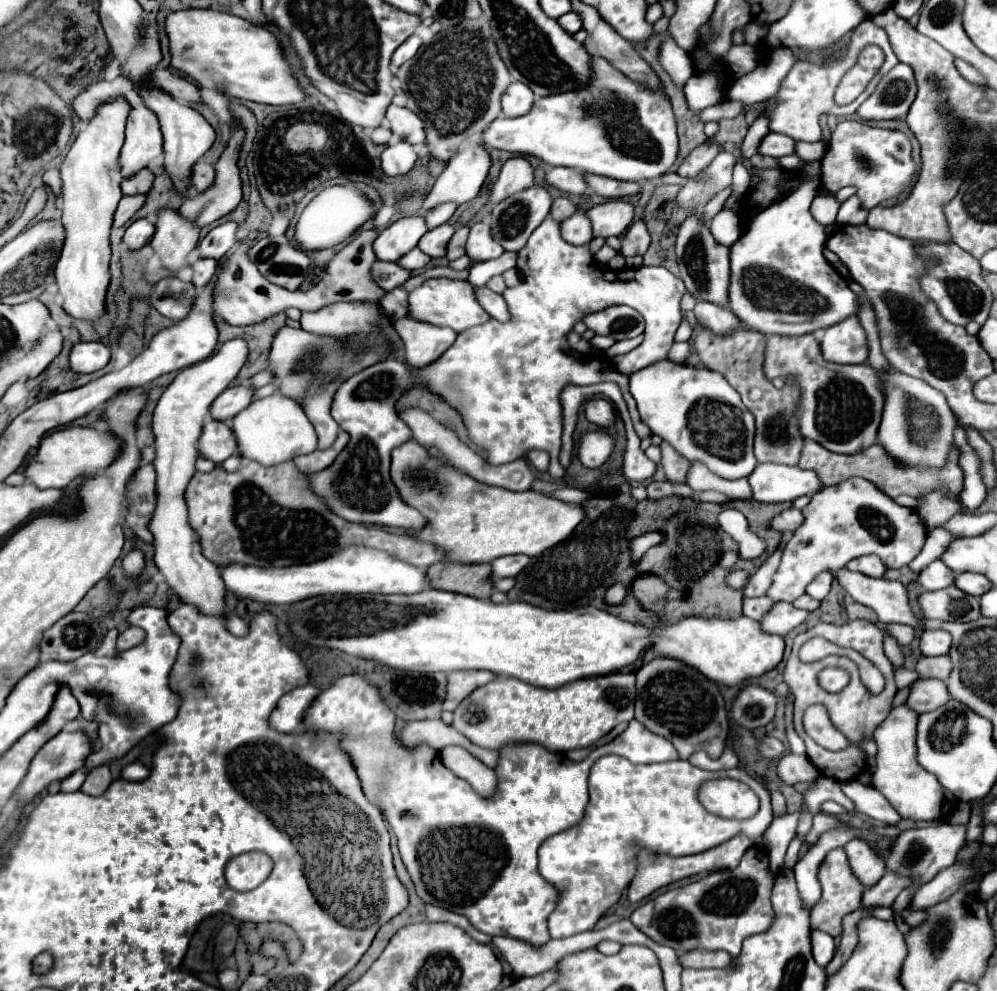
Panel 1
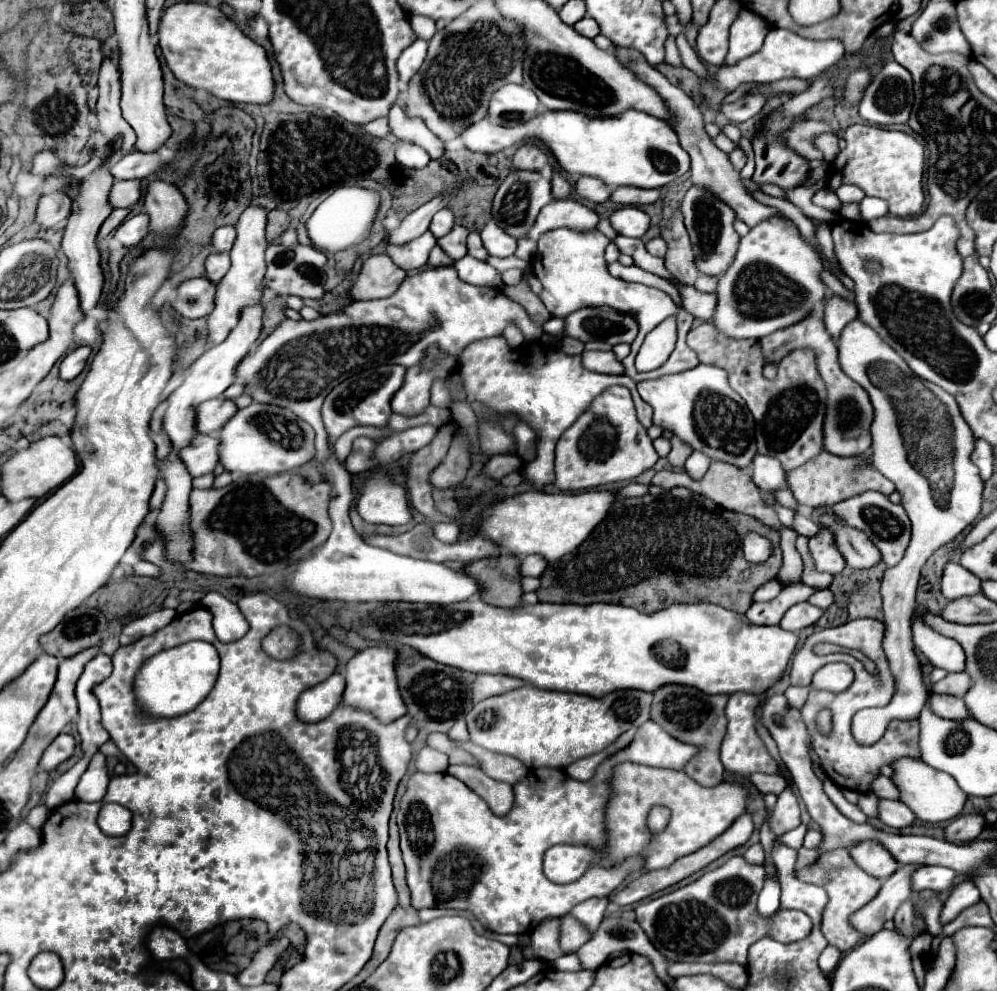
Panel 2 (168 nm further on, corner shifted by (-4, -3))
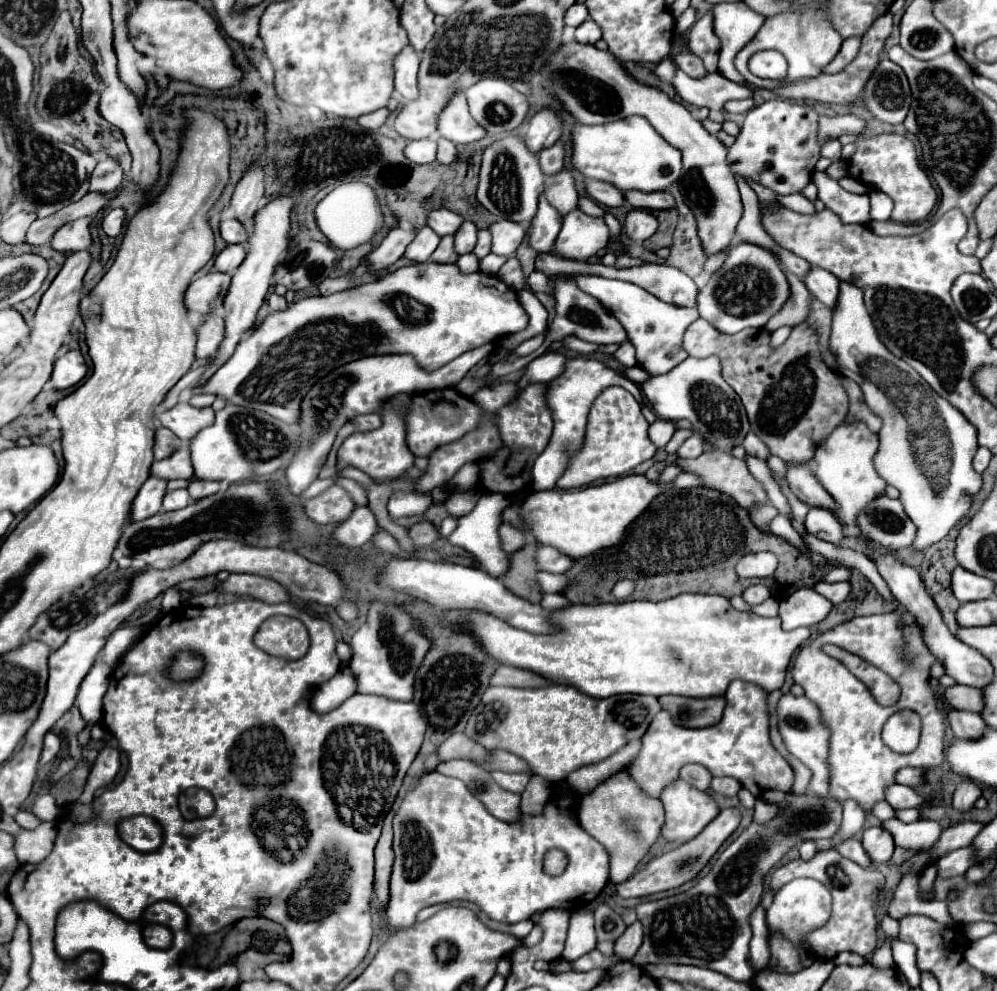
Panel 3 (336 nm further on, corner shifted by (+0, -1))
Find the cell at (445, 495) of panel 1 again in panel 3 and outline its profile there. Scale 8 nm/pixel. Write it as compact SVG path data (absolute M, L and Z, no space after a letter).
M626 475L616 481L574 491L536 491L522 503L522 515L540 545L554 545L570 557L588 557L598 549L614 547L622 541L628 525L648 509L648 505L672 483L648 481L644 475Z

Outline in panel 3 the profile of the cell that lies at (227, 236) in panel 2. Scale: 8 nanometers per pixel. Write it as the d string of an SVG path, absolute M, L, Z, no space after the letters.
M224 219L220 223L220 235L226 243L242 243L248 239L248 231L238 219Z

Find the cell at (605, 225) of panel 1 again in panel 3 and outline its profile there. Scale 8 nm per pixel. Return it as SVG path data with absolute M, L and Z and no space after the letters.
M632 209L626 215L624 231L632 241L646 241L650 239L658 229L658 219L644 209Z

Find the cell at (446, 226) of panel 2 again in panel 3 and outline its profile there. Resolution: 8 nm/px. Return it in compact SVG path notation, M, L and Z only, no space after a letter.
M436 209L436 211L432 211L432 213L428 215L428 225L430 225L440 237L444 237L444 235L454 235L454 233L460 229L462 223L464 223L464 217L460 217L458 213L454 213L454 211L450 211L450 209Z

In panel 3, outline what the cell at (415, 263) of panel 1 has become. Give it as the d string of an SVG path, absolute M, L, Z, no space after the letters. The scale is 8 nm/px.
M452 235L442 237L440 245L432 253L432 261L436 261L436 263L456 263L456 259L458 259L458 253L454 251L454 237Z

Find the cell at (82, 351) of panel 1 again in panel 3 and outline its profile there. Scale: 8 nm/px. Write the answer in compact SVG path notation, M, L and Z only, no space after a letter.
M66 351L54 363L54 373L52 373L54 389L74 387L86 377L86 373L88 373L88 365L86 365L82 353L80 351Z

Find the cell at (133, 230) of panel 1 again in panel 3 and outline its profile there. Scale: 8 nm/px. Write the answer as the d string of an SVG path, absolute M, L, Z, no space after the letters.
M112 209L104 219L102 219L102 229L110 237L118 237L124 227L124 209Z

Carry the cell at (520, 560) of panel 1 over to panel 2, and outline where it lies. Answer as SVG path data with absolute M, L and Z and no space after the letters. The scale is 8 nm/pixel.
M528 555L520 561L520 575L538 577L544 567L546 567L546 561L540 555Z

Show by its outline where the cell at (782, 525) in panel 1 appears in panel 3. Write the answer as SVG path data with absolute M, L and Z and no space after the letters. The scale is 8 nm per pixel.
M812 507L806 515L804 525L812 535L818 535L824 541L840 543L844 539L844 525L832 509Z

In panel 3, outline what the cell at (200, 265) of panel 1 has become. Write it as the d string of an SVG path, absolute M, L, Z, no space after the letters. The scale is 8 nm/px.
M228 245L228 247L216 257L214 267L216 267L218 271L222 271L222 273L228 273L228 271L234 271L234 269L242 263L244 257L246 257L246 251L244 251L242 245Z

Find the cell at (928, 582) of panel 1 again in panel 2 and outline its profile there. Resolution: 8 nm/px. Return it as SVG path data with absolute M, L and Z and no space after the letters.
M948 563L944 567L942 579L940 579L940 591L946 599L954 597L964 597L964 595L974 595L980 593L980 579L974 577L968 569L964 569L958 563Z

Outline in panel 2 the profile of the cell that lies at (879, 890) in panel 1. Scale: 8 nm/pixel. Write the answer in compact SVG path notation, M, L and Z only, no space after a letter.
M934 865L932 867L920 867L920 869L912 871L910 887L916 893L920 893L924 889L932 889L932 891L948 889L954 875L956 875L956 871L946 869L946 867L934 867Z

